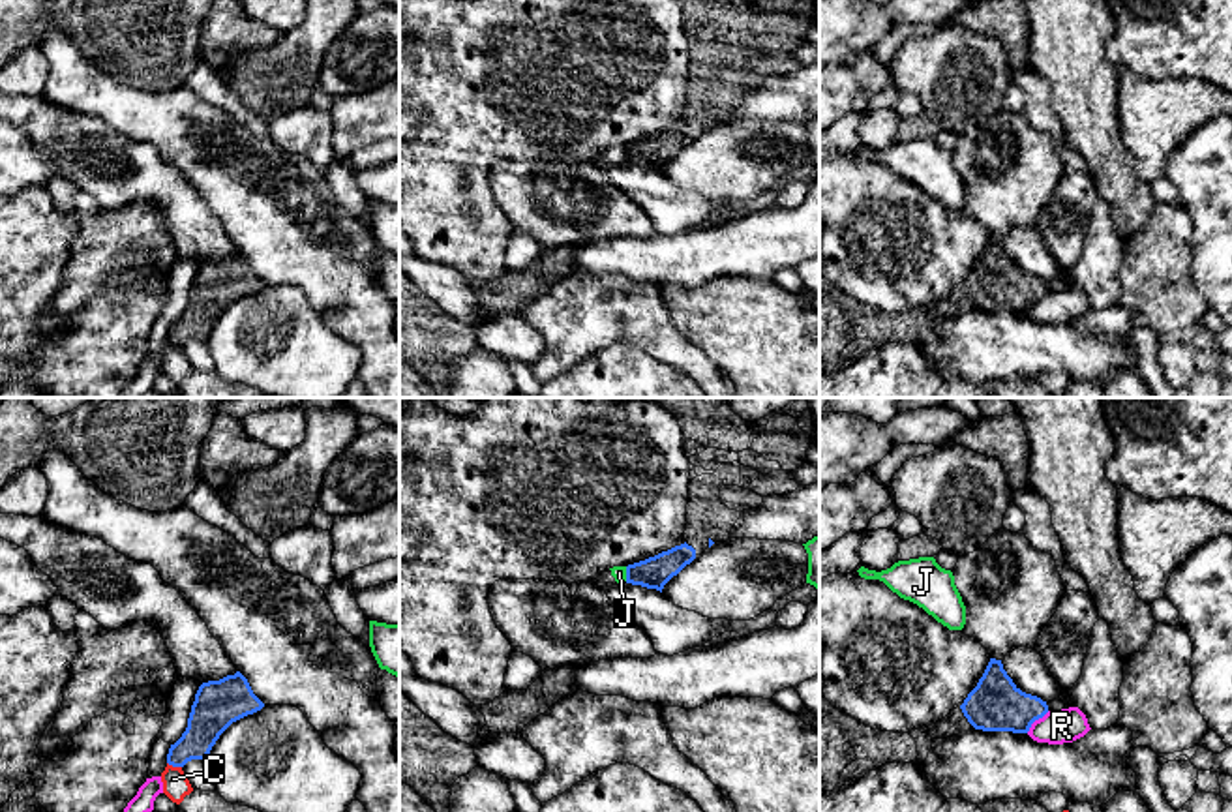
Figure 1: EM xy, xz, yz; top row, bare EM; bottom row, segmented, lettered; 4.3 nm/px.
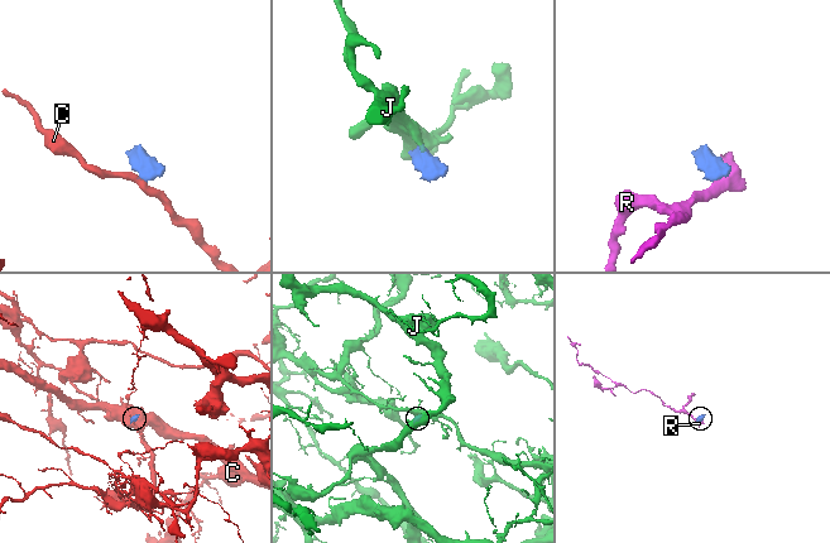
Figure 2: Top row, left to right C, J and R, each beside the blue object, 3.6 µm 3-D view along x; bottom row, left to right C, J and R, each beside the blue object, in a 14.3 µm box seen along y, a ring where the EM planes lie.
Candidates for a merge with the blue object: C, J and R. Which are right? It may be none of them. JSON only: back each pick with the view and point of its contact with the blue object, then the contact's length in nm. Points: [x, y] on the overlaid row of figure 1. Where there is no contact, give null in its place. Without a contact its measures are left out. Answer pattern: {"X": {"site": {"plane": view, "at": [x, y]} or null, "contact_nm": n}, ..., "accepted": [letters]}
{"accepted": []}

